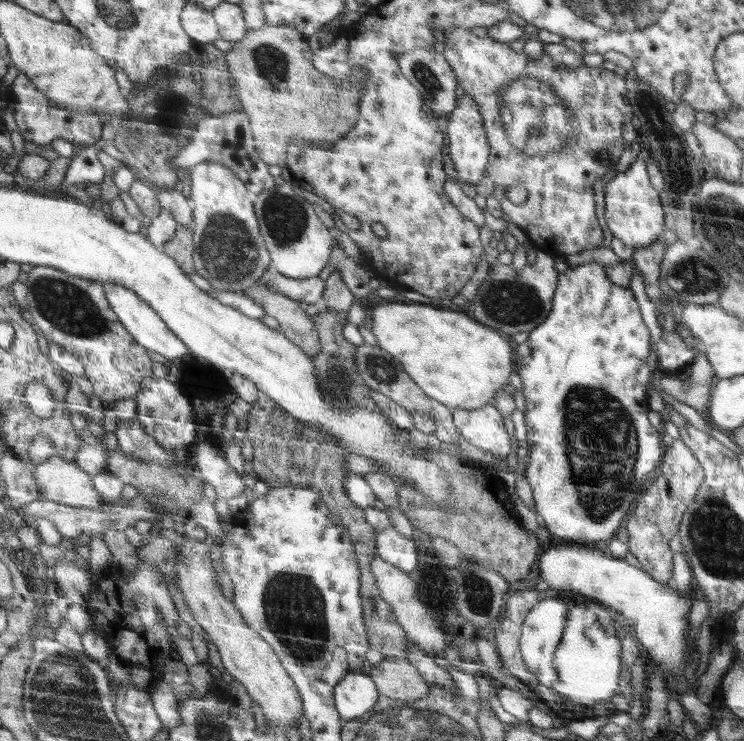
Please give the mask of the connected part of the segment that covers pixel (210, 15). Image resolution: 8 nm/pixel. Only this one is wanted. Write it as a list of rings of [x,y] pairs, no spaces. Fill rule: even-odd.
[[[189,2],[182,14],[186,32],[200,43],[215,43],[221,39],[221,29],[214,11],[194,2]]]

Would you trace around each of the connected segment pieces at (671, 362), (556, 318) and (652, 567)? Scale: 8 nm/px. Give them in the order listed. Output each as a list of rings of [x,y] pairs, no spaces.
[[[662,329],[662,337],[656,346],[658,364],[662,365],[665,374],[674,376],[679,376],[684,369],[690,368],[690,364],[692,364],[690,360],[696,353],[696,349],[688,348],[676,331],[666,333]]]
[[[593,261],[575,268],[568,268],[561,274],[557,294],[553,296],[553,309],[550,311],[550,316],[540,327],[530,331],[527,340],[516,348],[517,360],[513,363],[513,370],[521,378],[521,391],[524,394],[526,407],[523,414],[527,428],[527,442],[530,445],[530,456],[527,459],[524,475],[534,494],[536,514],[543,519],[545,528],[553,535],[568,542],[598,542],[598,540],[609,542],[610,538],[615,538],[616,532],[622,524],[622,518],[630,512],[630,504],[636,502],[636,498],[642,492],[642,484],[654,474],[654,470],[662,458],[660,431],[656,432],[652,428],[652,424],[648,422],[648,416],[646,416],[648,414],[648,390],[646,386],[650,380],[648,329],[642,321],[633,292],[630,292],[629,286],[624,287],[612,283],[606,276],[606,266]]]
[[[681,439],[673,441],[671,446],[666,447],[665,458],[661,466],[661,471],[655,479],[651,481],[650,488],[646,489],[642,499],[638,501],[634,513],[630,514],[630,520],[626,524],[628,531],[628,549],[630,554],[636,556],[636,560],[641,568],[650,574],[650,576],[661,581],[662,584],[670,582],[673,579],[673,551],[670,549],[670,542],[677,535],[681,528],[682,519],[689,509],[689,505],[694,502],[705,480],[705,471],[701,467],[700,461],[694,456],[693,451],[684,444]]]

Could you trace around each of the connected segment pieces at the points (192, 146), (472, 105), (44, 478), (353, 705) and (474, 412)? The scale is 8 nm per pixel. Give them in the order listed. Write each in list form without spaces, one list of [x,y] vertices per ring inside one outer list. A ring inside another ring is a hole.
[[[243,110],[228,114],[228,116],[212,118],[210,122],[202,120],[200,128],[198,128],[198,146],[196,146],[196,134],[194,134],[192,142],[174,160],[174,165],[179,170],[186,169],[193,172],[196,166],[199,166],[202,162],[218,162],[218,164],[228,166],[230,172],[244,183],[244,186],[255,196],[259,195],[263,190],[272,190],[278,186],[270,175],[269,165],[259,158],[248,115]]]
[[[463,95],[457,100],[456,108],[451,112],[447,122],[446,134],[449,136],[450,156],[458,172],[458,180],[460,183],[476,185],[476,182],[484,178],[484,170],[488,170],[486,164],[489,164],[491,149],[479,104],[470,96]]]
[[[56,454],[46,462],[31,466],[39,490],[45,499],[60,502],[69,508],[106,506],[94,479],[76,462]]]
[[[358,670],[346,675],[346,680],[338,684],[338,692],[333,692],[333,696],[338,696],[337,711],[342,722],[345,722],[370,712],[381,694],[373,677],[368,672]]]
[[[490,403],[475,409],[453,409],[453,422],[461,436],[483,452],[506,461],[512,452],[510,436],[504,432],[501,412]]]

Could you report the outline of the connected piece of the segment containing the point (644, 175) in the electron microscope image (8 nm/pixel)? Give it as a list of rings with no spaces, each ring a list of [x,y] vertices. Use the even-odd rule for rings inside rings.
[[[637,159],[605,185],[604,218],[613,236],[634,249],[655,243],[666,232],[665,209],[660,193],[650,184],[646,161]]]

